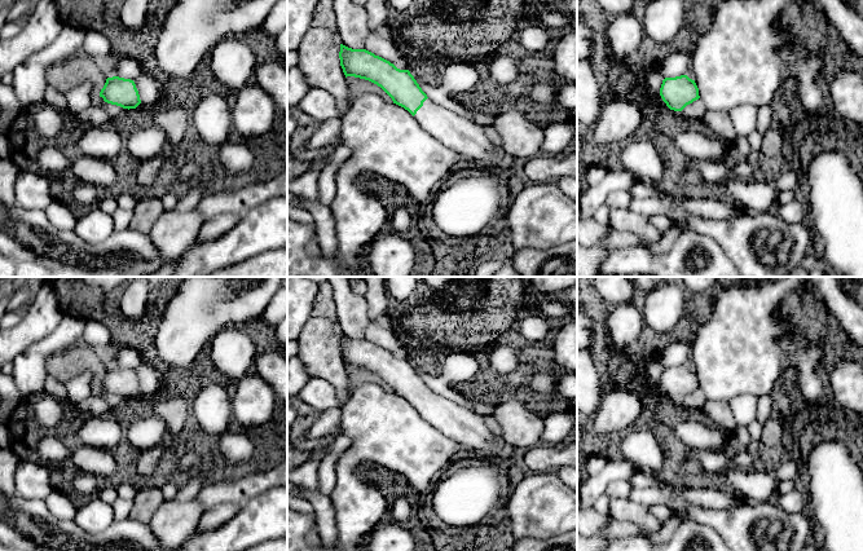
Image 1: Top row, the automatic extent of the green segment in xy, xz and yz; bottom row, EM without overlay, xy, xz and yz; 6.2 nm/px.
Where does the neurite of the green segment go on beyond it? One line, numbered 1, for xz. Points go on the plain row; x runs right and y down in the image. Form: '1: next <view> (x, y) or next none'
1: next xz (466, 427)

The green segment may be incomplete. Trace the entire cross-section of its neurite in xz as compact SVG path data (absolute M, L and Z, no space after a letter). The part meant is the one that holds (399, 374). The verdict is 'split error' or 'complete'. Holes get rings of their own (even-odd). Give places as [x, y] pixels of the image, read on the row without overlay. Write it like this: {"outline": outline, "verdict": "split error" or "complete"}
{"outline": "M340 334L339 348L345 367L355 366L377 374L392 388L393 393L408 400L430 424L446 437L457 441L462 449L471 450L479 459L493 460L501 470L507 468L508 458L512 454L505 442L488 429L484 420L484 411L471 411L435 393L422 380L409 360L400 360L389 351L366 339L352 339Z", "verdict": "split error"}

